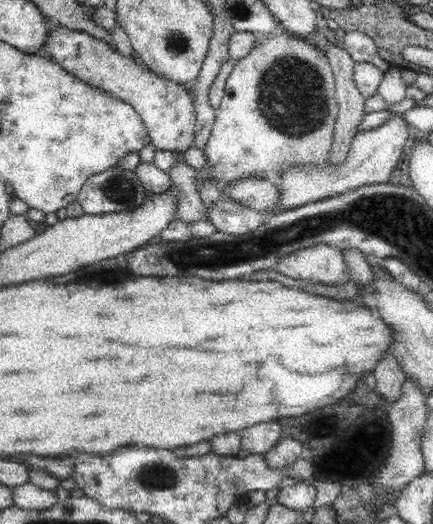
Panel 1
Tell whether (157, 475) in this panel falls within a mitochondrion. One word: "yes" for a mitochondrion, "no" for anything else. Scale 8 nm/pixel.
yes

